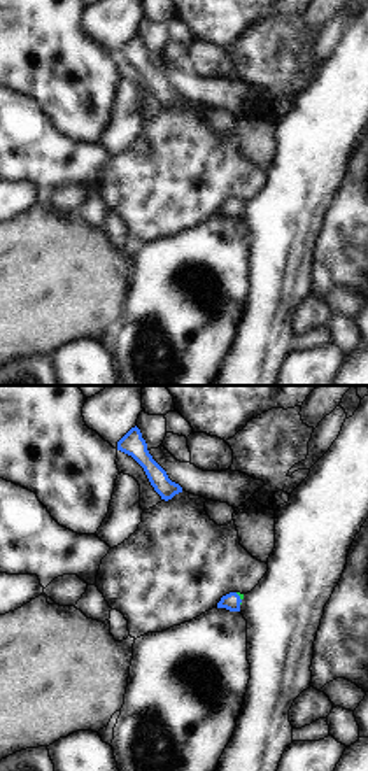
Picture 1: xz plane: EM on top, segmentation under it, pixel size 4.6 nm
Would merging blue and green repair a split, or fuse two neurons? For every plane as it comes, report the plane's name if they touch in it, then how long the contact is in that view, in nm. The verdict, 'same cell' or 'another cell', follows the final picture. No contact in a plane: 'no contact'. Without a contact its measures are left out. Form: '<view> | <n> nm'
xz | 60 nm

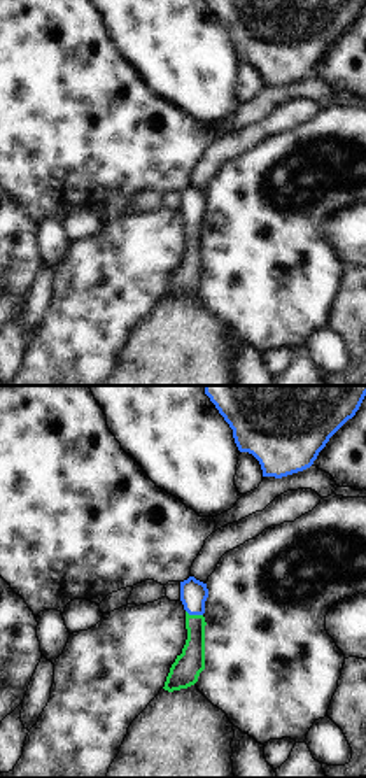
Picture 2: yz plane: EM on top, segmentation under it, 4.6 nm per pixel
yz | 80 nm

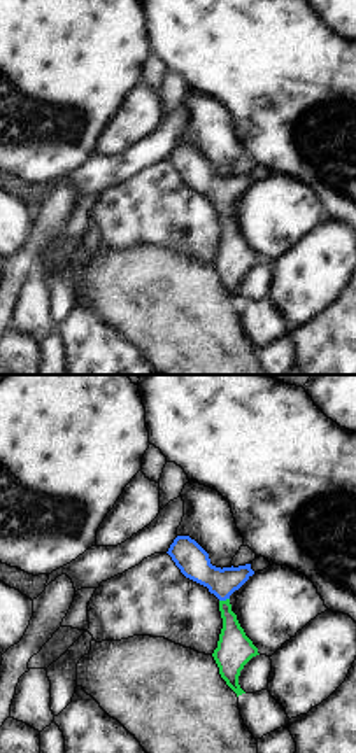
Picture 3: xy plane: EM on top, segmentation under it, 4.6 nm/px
xy | 50 nm

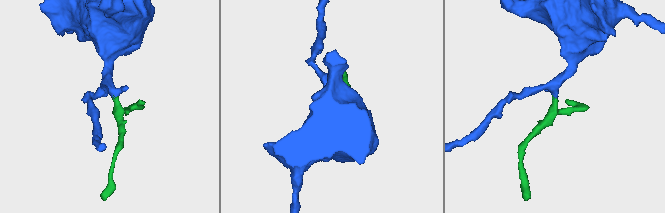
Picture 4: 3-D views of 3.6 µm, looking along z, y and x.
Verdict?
same cell

